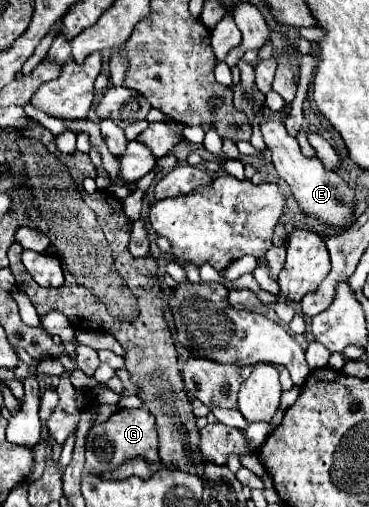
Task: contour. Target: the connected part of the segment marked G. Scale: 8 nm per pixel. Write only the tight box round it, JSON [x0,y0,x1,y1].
[86,409,160,473]

